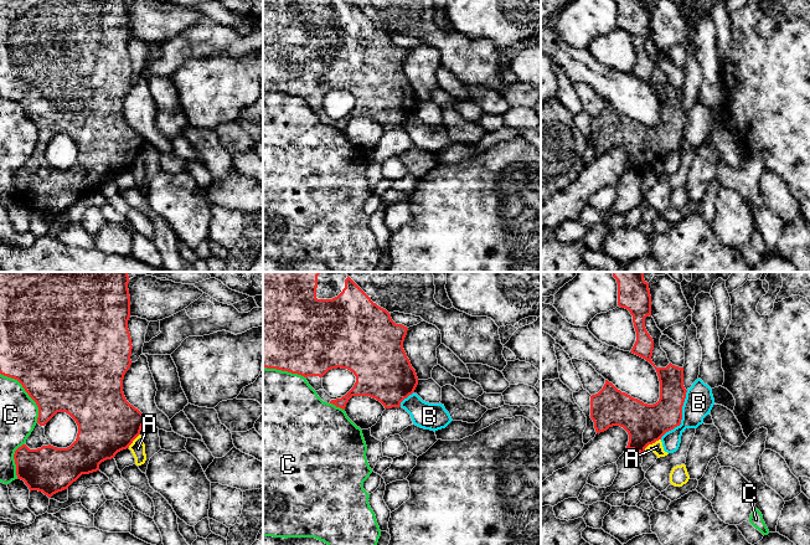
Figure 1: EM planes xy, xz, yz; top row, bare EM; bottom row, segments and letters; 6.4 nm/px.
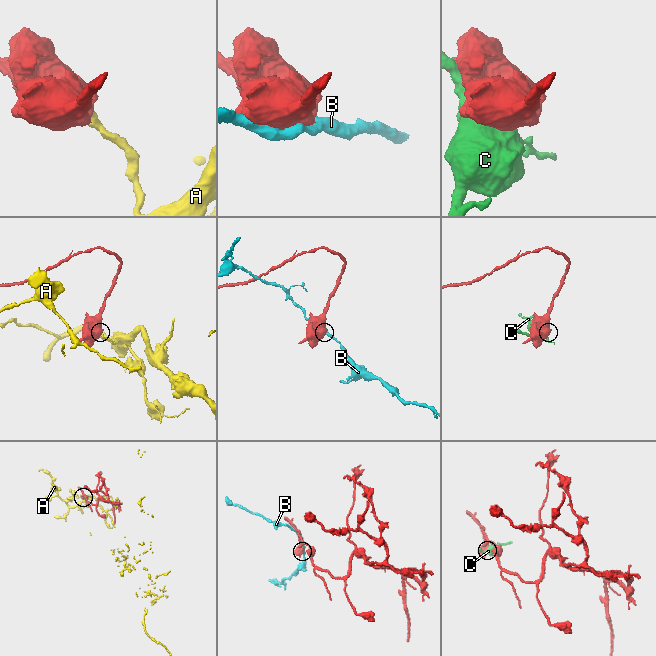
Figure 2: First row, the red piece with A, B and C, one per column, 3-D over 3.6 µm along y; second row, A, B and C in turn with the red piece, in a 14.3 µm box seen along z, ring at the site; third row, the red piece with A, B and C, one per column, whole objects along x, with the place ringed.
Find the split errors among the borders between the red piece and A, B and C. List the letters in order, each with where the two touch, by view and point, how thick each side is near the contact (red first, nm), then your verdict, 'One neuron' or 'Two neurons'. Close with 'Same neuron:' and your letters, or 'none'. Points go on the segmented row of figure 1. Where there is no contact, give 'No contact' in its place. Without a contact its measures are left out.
A: Touches red at yz (651, 443). Thickness 260 nm (red) against 70 nm. Two neurons
B: Touches red at yz (681, 417). Thickness 260 nm (red) against 190 nm. Two neurons
C: Touches red at xy (27, 392). Thickness 500 nm (red) against 240 nm. Two neurons
Same neuron: none

